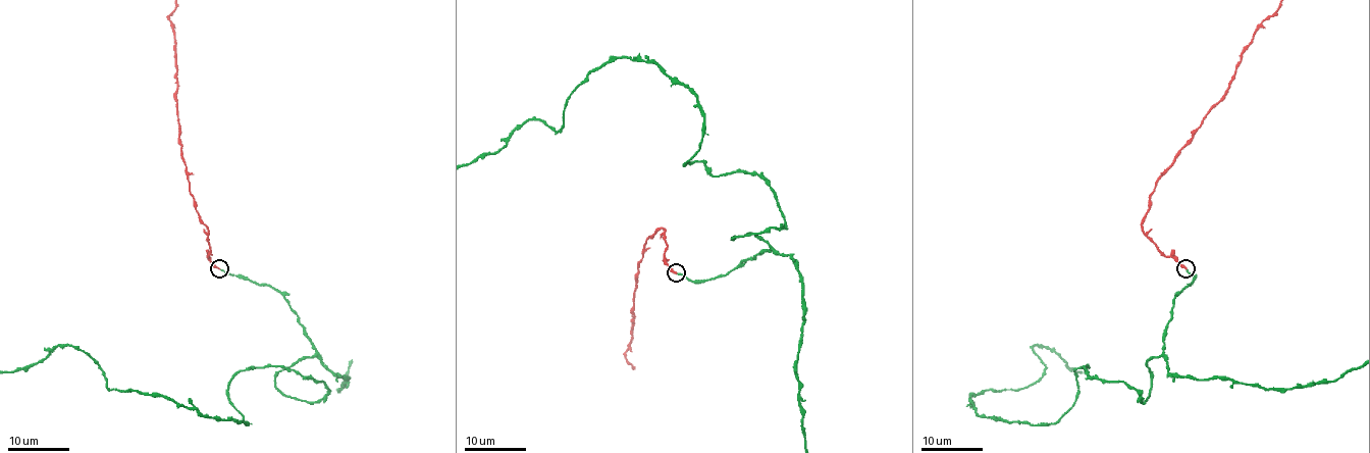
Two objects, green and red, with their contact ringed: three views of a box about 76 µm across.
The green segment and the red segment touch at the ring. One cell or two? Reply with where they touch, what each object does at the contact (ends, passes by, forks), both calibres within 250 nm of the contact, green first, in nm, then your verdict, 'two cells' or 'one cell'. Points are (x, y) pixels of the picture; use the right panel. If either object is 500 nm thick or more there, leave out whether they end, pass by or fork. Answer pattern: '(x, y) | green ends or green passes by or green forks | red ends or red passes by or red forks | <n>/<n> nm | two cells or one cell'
(1186, 268) | green ends | red ends | 170/260 nm | one cell

